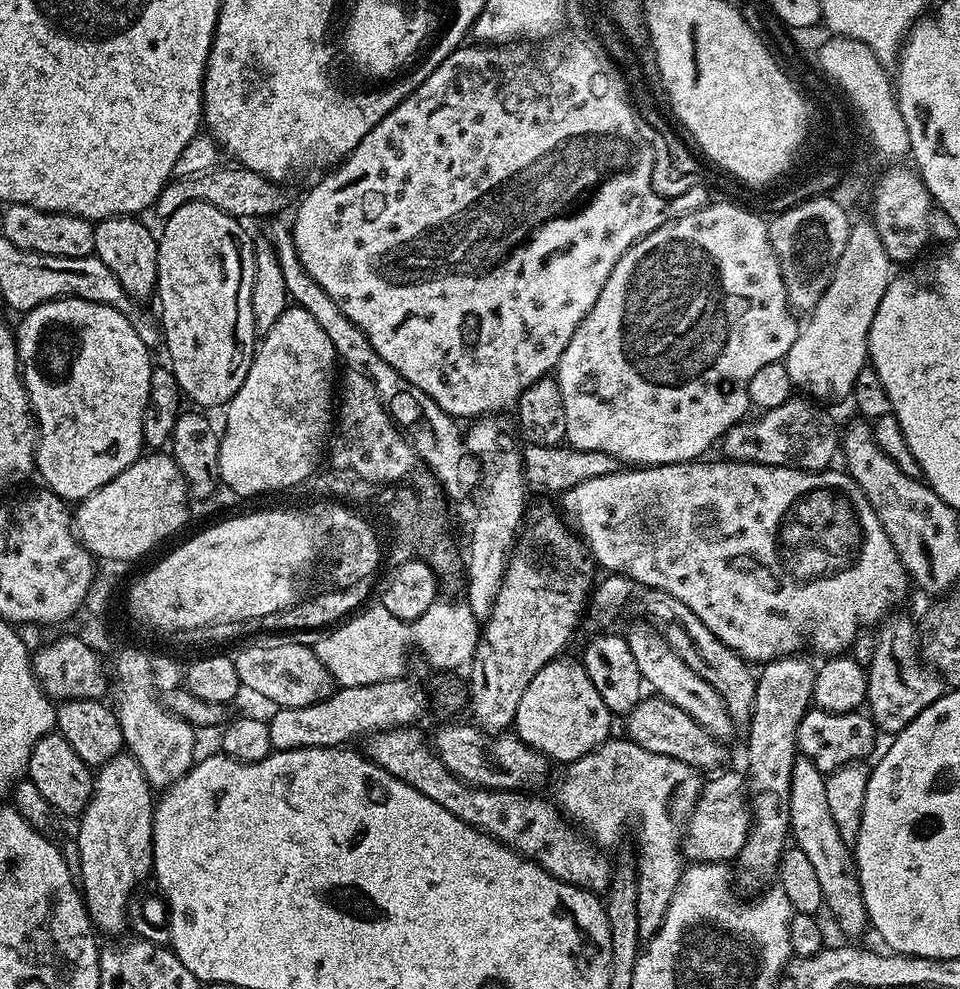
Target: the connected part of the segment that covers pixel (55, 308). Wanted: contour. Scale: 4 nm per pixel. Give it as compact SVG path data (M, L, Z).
M64 296L60 300L51 300L45 304L40 304L37 308L32 308L19 317L20 325L15 325L14 335L16 338L16 352L20 355L20 375L24 377L24 388L28 392L28 402L32 405L35 423L38 425L38 439L36 442L36 466L35 471L40 472L43 483L48 491L60 497L65 502L79 502L85 500L94 490L106 486L122 470L130 467L135 460L140 459L145 451L146 445L143 438L143 418L146 410L147 400L150 398L151 372L154 367L152 361L153 353L138 338L138 330L127 318L118 311L98 302L83 300L77 296Z

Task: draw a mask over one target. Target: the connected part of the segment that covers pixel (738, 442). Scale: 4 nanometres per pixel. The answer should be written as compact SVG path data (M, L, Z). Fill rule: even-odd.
M793 398L782 406L765 408L757 420L735 424L722 438L723 455L730 460L743 460L749 464L769 464L801 468L807 472L823 472L838 456L838 432L827 407L811 398Z

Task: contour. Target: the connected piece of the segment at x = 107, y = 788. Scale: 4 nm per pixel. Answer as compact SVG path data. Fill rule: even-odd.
M121 754L110 758L104 764L99 765L95 769L94 779L92 781L92 797L88 800L88 805L84 807L84 811L78 817L80 825L76 828L76 856L80 859L80 868L78 864L78 880L82 885L82 895L84 897L84 906L88 910L88 917L92 919L93 925L101 933L104 932L120 932L123 928L129 927L128 923L128 903L132 897L132 893L136 891L138 885L149 879L152 867L152 814L154 811L154 789L148 785L146 774L142 774L142 766L138 766L138 762L131 754Z

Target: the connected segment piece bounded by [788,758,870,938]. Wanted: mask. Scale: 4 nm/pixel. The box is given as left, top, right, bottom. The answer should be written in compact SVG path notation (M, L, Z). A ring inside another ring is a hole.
M797 759L796 765L792 767L788 826L795 847L800 848L802 854L806 854L806 858L810 858L810 863L814 865L818 883L822 885L826 912L832 915L833 922L840 927L844 938L854 938L850 936L860 936L864 931L869 931L868 911L862 898L860 880L856 877L853 855L838 826L834 826L834 817L830 815L825 779L825 773L819 772L812 760Z

